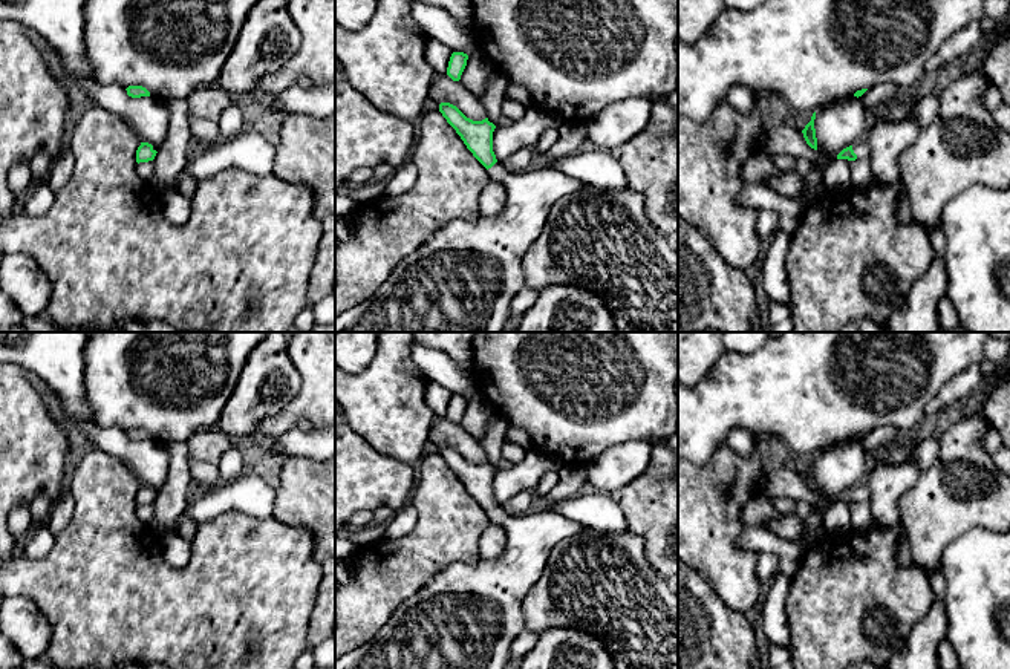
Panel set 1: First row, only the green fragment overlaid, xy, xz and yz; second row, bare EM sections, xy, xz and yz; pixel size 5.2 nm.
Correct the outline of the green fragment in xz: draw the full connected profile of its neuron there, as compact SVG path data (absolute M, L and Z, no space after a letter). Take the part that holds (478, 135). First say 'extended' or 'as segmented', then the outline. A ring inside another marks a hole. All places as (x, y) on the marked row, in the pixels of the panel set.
extended | M441 103L439 112L456 130L473 156L488 170L490 178L505 187L505 207L496 217L481 216L473 222L464 219L447 222L412 254L402 259L369 300L338 314L335 317L335 332L502 332L510 318L511 300L525 288L522 262L526 251L543 231L552 207L585 185L559 170L537 164L525 173L510 173L496 159L493 152L493 132L496 126L488 118L473 121L450 103Z

